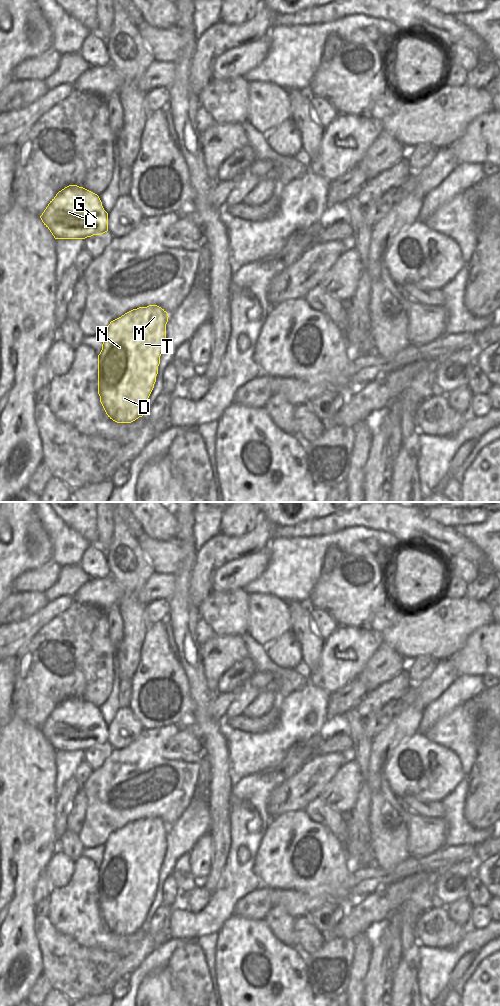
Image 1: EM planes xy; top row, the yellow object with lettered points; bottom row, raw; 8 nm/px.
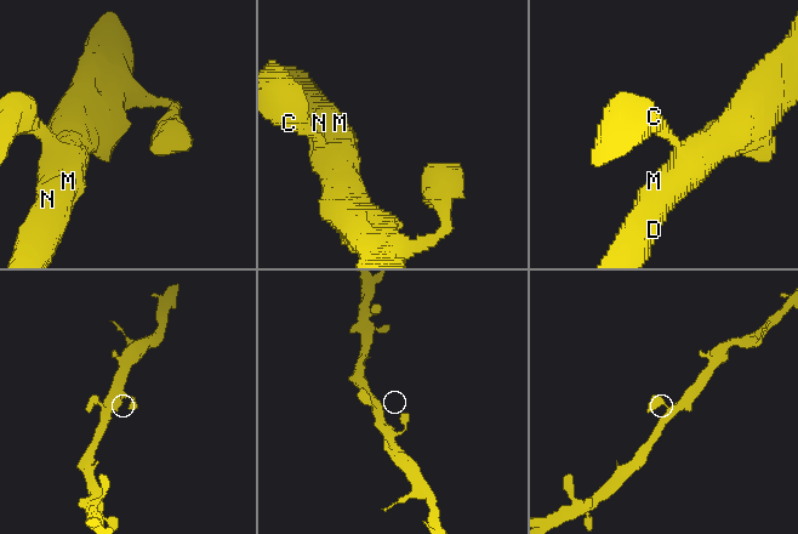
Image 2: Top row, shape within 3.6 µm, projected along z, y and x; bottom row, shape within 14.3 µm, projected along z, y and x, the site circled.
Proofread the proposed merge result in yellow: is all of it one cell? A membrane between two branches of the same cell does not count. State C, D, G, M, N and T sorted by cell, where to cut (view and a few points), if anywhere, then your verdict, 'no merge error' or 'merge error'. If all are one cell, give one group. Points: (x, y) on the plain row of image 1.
C D G M N T | no cut | no merge error

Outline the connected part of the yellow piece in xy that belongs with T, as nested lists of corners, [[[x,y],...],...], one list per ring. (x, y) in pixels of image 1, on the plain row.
[[[157,817],[133,821],[110,834],[98,867],[98,906],[110,931],[131,935],[142,929],[154,900],[166,854],[168,825]]]

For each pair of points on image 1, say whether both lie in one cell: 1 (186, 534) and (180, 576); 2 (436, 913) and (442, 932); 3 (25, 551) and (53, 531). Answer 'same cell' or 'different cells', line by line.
1: same cell
2: same cell
3: different cells

